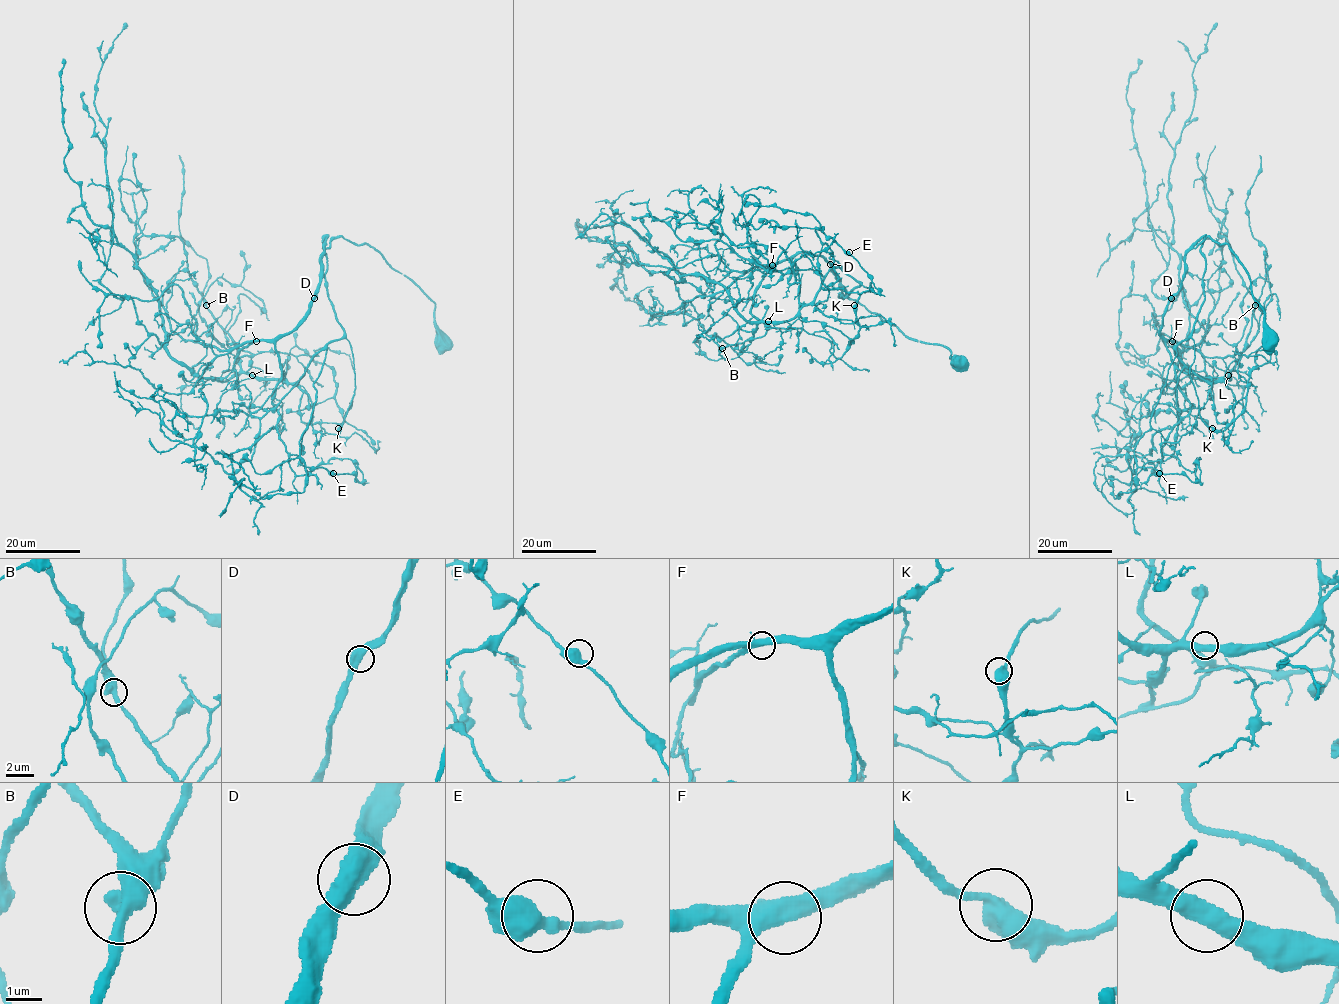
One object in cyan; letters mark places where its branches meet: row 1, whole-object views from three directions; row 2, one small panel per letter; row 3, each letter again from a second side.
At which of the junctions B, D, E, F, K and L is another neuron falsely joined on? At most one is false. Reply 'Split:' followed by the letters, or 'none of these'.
Split: none of these

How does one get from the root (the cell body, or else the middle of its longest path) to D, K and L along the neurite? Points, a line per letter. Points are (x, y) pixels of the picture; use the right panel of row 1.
D: (1269, 340), (1247, 271), (1227, 244), (1208, 236), (1189, 250), (1182, 286), (1171, 298)
K: (1269, 340), (1246, 269), (1209, 236), (1193, 248), (1203, 236), (1190, 378), (1212, 428)
L: (1269, 340), (1246, 269), (1227, 244), (1208, 236), (1185, 255), (1184, 278), (1160, 336), (1181, 370), (1228, 375)

